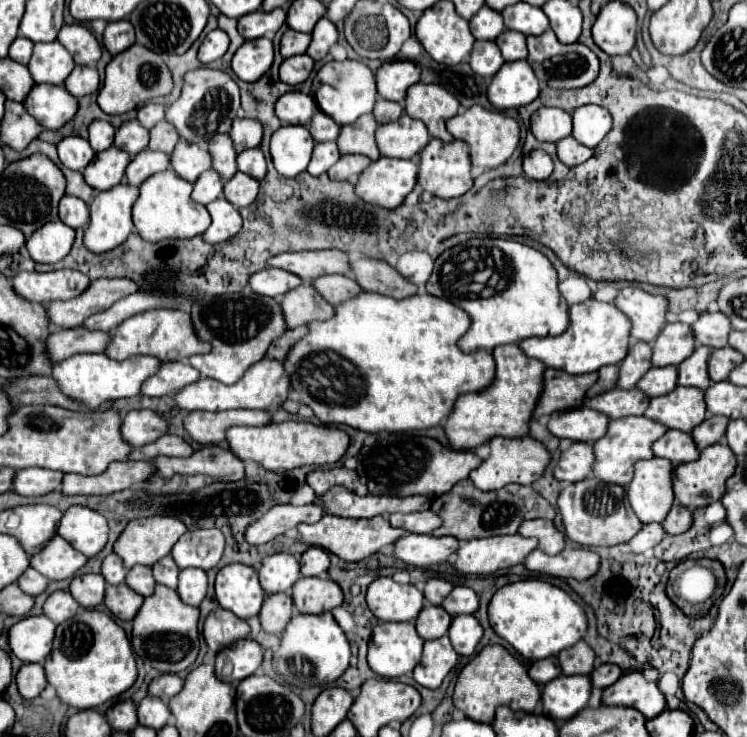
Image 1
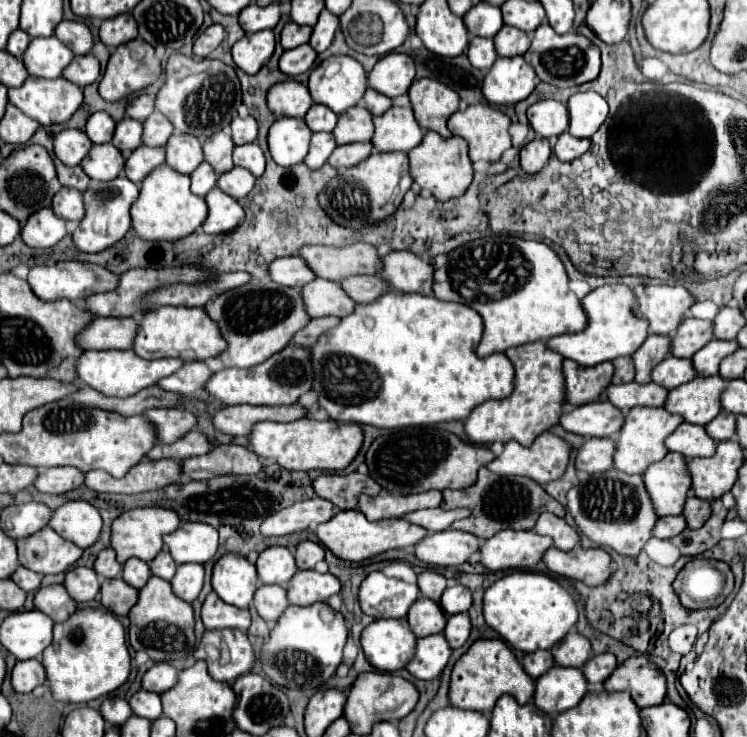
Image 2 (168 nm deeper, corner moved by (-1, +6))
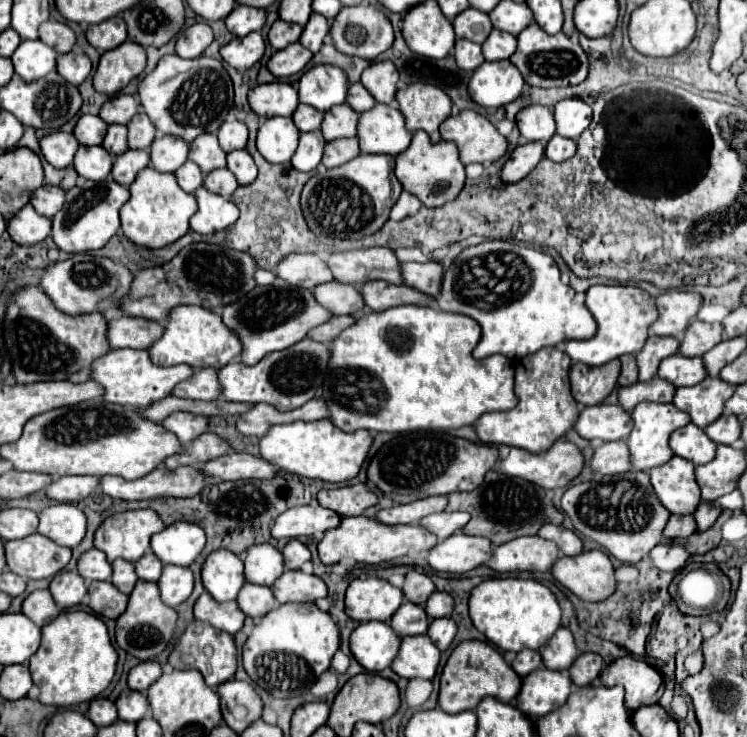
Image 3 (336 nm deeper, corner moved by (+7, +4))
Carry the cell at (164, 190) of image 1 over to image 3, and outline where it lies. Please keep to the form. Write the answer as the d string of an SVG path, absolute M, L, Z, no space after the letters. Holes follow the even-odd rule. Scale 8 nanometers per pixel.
M153 167L149 169L143 169L139 173L139 177L133 181L131 185L131 199L121 207L121 227L123 227L123 233L125 237L135 243L135 245L141 245L141 247L151 247L151 249L157 249L157 247L165 247L173 241L177 241L179 237L183 237L187 231L189 231L189 219L197 213L197 201L193 195L185 193L179 185L177 185L177 179L175 175L167 175L167 173L159 173L155 171Z

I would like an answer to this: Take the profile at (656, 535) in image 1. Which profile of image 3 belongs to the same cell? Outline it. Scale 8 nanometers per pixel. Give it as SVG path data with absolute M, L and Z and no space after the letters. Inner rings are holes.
M685 515L685 517L669 517L665 529L663 529L663 537L665 539L677 539L677 537L689 537L697 531L693 515Z

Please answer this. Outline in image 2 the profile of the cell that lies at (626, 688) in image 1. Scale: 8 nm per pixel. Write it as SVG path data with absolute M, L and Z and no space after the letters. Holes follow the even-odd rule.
M645 655L625 659L625 663L603 681L603 687L607 691L629 691L637 707L659 705L667 691L665 675Z

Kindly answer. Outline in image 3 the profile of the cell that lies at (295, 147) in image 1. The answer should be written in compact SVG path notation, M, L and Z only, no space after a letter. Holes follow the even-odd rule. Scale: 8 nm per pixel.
M271 117L257 133L257 149L269 163L287 163L297 151L299 129L291 117Z

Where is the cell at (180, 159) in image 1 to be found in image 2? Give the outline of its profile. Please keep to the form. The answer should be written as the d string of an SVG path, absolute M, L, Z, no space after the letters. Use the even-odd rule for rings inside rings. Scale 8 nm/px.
M171 135L169 143L165 145L165 163L179 171L191 173L197 165L203 163L203 149L197 137L193 135Z

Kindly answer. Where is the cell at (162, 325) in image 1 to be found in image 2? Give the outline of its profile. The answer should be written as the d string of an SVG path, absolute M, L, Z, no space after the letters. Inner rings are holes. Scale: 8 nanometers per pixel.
M159 307L139 319L139 331L135 337L135 353L143 359L179 357L183 361L205 361L225 351L227 343L213 319L209 319L203 307Z

